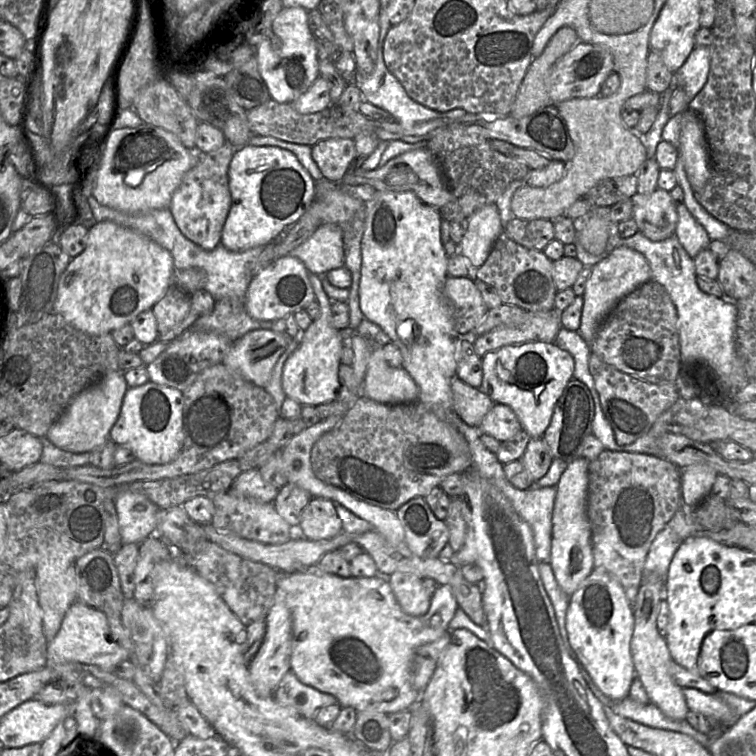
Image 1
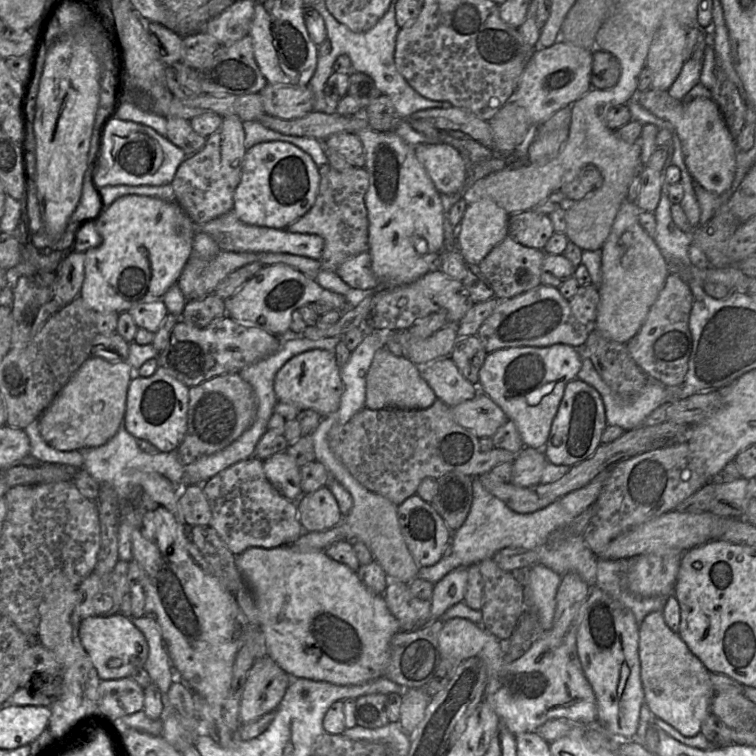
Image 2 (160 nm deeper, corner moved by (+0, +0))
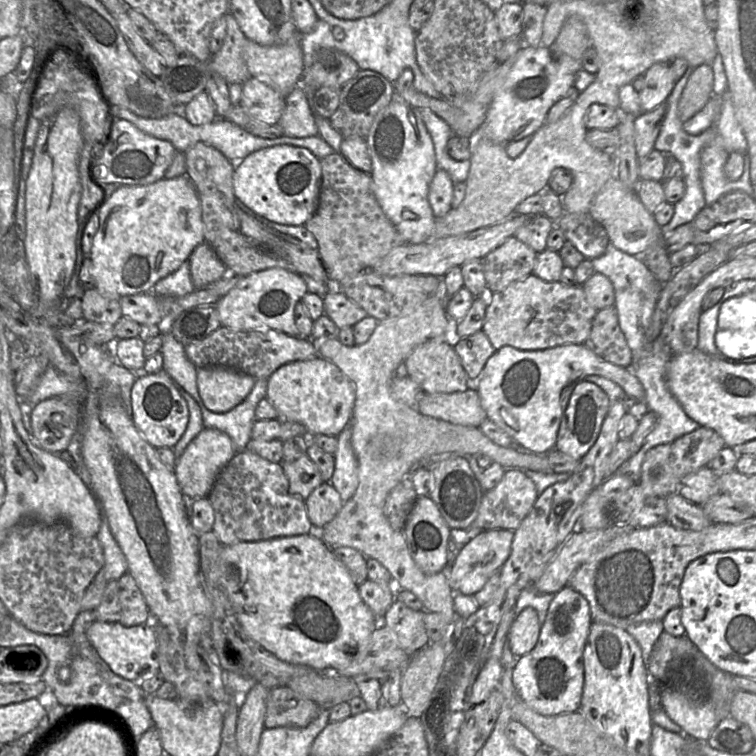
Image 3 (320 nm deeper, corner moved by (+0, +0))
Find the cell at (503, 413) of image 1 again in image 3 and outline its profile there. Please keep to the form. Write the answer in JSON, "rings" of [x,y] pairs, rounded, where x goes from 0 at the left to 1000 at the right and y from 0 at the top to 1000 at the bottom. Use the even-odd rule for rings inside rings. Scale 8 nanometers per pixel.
{"rings":[[[626,513],[593,521],[558,520],[549,540],[560,549],[612,563],[634,566],[644,553],[634,522]]]}

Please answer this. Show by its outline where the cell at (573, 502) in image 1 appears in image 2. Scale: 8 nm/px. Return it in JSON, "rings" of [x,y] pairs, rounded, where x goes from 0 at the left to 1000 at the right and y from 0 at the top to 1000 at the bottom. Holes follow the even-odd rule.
{"rings":[[[763,759],[742,762],[729,832],[718,835],[701,857],[676,877],[667,873],[665,849],[616,819],[599,817],[587,823],[579,841],[583,870],[599,872],[604,881],[623,869],[632,869],[640,876],[644,886],[640,926],[652,937],[661,956],[681,974],[708,968],[712,962],[731,951],[790,954],[788,922],[771,890],[763,862],[763,835],[780,775]]]}

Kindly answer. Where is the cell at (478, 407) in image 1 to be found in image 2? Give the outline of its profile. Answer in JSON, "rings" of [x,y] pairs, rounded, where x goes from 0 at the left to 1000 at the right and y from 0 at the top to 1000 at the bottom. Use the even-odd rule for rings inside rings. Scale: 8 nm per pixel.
{"rings":[[[595,471],[557,485],[556,495],[577,525],[595,540],[626,528],[634,520],[632,512],[610,495]]]}

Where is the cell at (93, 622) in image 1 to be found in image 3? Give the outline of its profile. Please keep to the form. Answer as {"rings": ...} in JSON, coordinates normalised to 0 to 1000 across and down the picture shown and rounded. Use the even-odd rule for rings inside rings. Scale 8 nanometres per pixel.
{"rings":[[[126,820],[115,832],[115,844],[135,873],[156,894],[184,903],[210,888],[209,853],[202,820],[175,829],[159,823]]]}

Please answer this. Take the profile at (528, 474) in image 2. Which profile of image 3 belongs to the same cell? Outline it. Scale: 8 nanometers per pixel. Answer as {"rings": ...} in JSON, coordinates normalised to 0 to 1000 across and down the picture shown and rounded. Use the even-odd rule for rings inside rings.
{"rings":[[[684,619],[668,620],[668,626],[657,643],[640,651],[631,684],[623,697],[636,702],[681,702],[702,676],[710,657],[712,652],[706,638],[692,622]]]}

